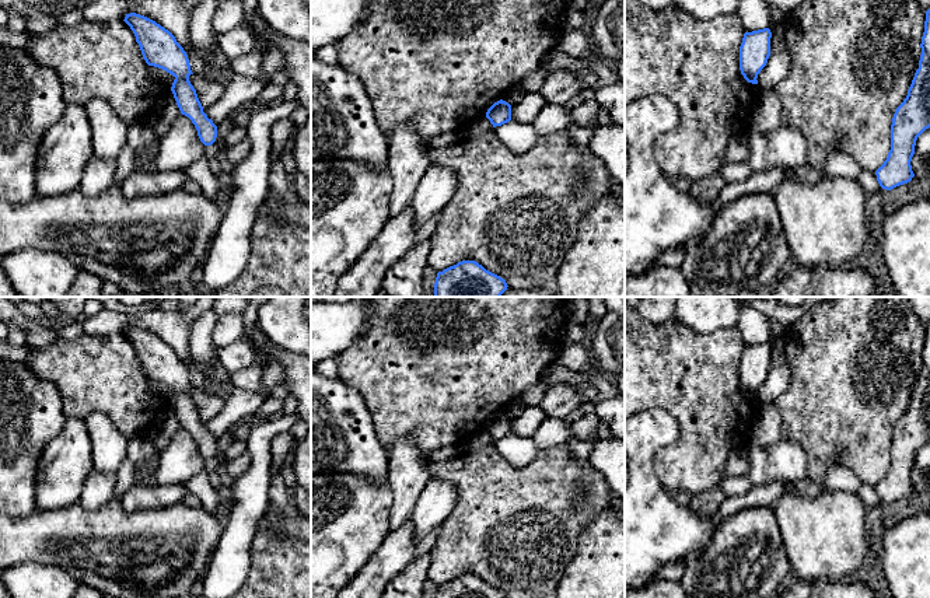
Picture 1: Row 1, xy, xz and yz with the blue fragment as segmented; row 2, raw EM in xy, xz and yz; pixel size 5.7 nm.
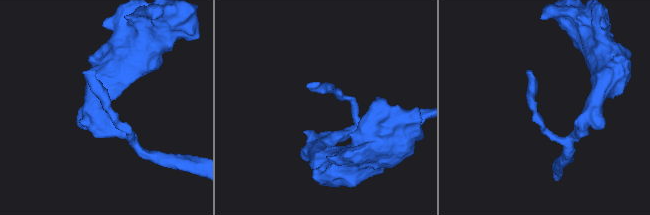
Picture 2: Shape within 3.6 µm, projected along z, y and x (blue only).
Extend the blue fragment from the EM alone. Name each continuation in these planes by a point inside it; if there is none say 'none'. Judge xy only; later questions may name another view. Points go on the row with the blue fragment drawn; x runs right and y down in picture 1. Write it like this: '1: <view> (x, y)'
none

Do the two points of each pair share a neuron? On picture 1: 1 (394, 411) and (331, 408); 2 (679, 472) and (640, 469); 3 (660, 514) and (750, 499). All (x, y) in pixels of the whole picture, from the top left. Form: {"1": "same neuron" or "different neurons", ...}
{"1": "different neurons", "2": "different neurons", "3": "different neurons"}

